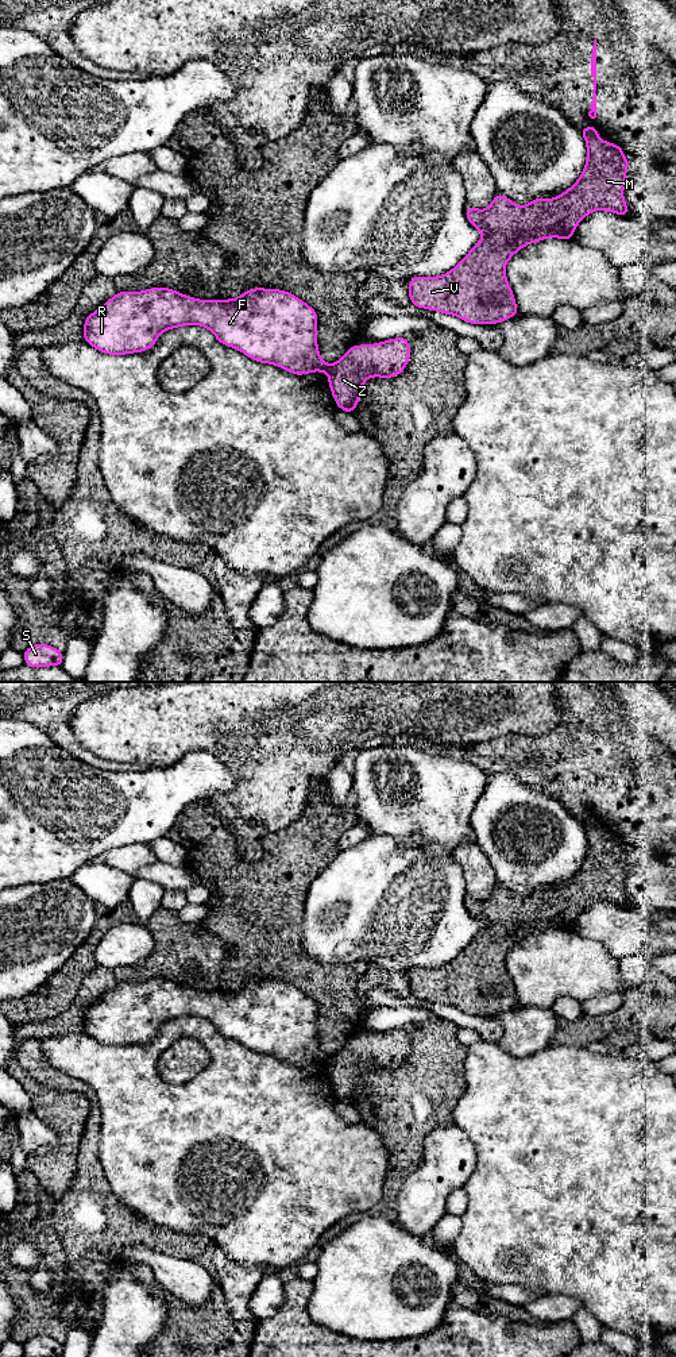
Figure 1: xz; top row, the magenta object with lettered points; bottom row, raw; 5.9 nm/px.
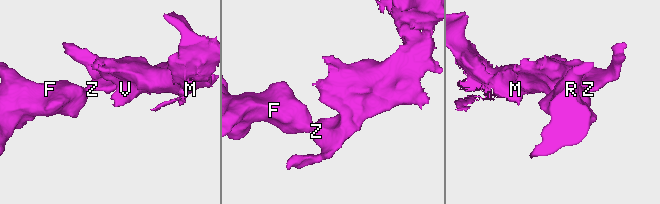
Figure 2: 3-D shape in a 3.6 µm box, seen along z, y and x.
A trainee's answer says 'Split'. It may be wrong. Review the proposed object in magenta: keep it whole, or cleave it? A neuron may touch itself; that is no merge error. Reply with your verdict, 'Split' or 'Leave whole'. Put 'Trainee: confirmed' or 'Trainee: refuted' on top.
Trainee: confirmed
Split

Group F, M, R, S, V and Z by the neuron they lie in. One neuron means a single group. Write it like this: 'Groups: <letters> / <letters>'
Groups: F R S / M V Z

